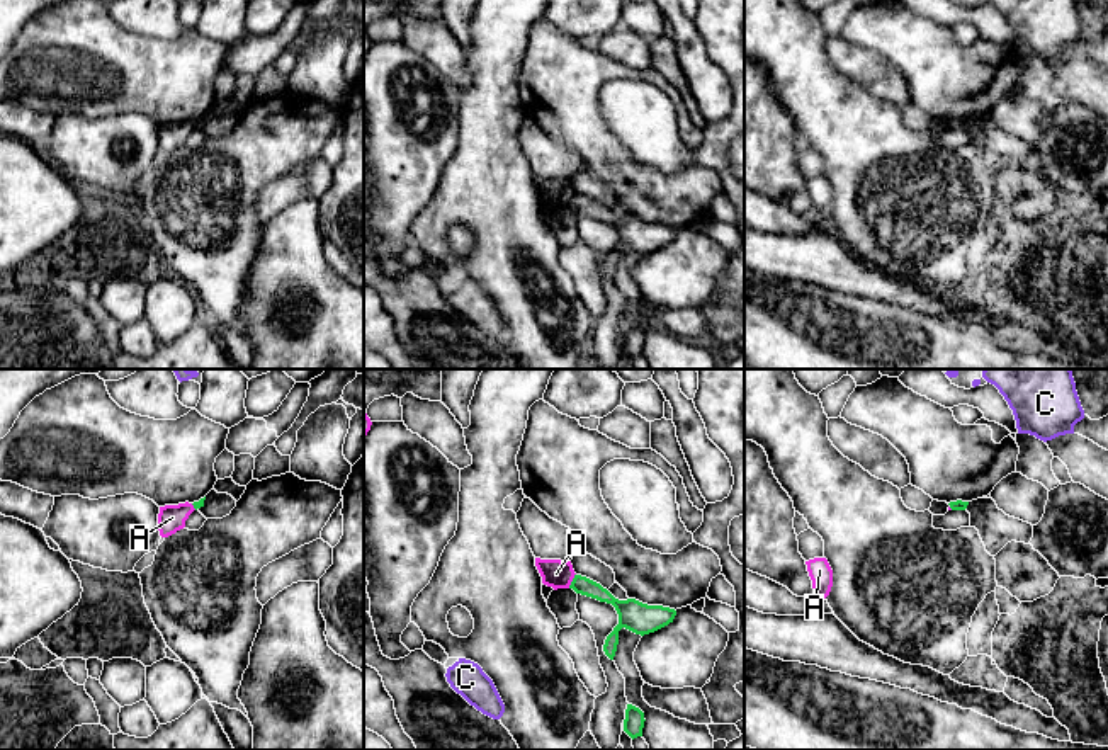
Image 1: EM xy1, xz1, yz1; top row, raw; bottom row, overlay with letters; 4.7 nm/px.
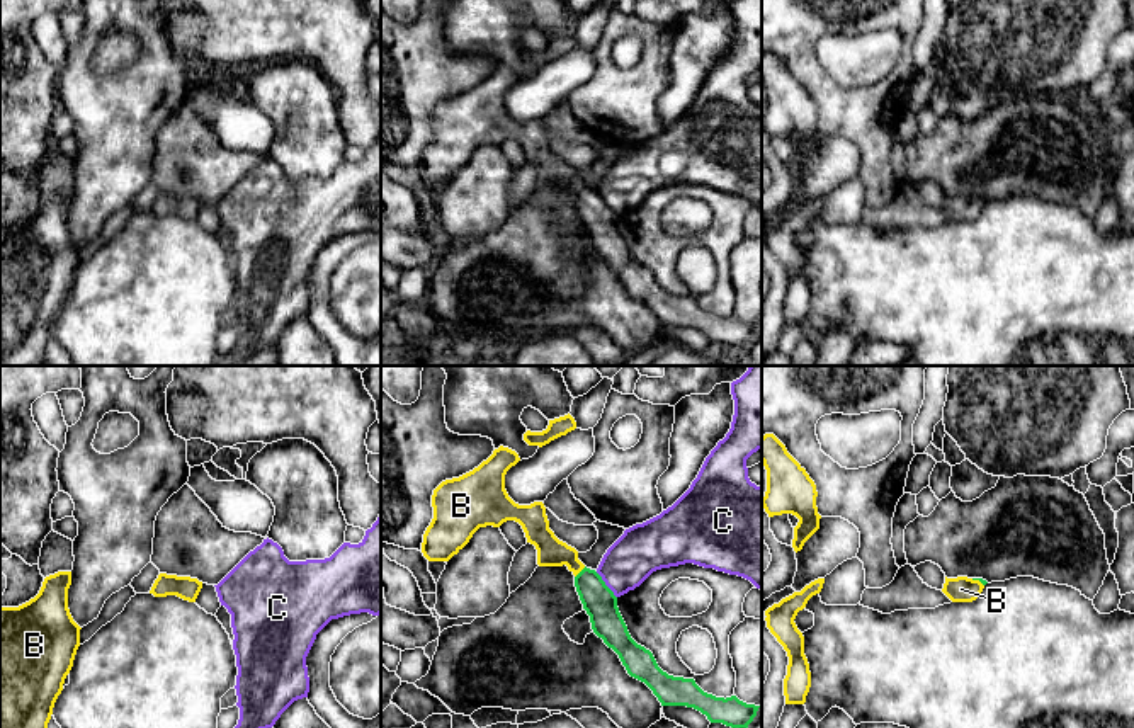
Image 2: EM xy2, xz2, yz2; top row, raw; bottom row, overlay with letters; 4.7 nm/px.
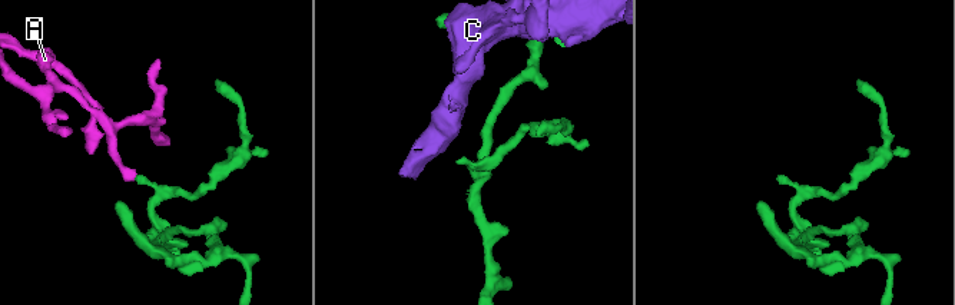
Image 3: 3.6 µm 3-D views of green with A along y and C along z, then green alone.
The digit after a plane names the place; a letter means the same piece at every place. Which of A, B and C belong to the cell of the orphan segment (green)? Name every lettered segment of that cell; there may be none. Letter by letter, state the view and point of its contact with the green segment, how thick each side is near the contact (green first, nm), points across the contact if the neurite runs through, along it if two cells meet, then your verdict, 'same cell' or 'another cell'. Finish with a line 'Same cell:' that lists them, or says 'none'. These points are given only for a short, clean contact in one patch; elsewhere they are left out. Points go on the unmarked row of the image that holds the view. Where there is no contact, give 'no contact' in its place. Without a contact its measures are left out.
A: xz1 (573, 199) | 90/140 nm | along xz1 (575, 193), (568, 206) | another cell
B: xz2 (580, 191) | 160/140 nm | across xz2 (599, 220), (580, 191), (561, 172), (551, 170) | same cell
C: xz2 (606, 204) | 160/240 nm | another cell
Same cell: B

